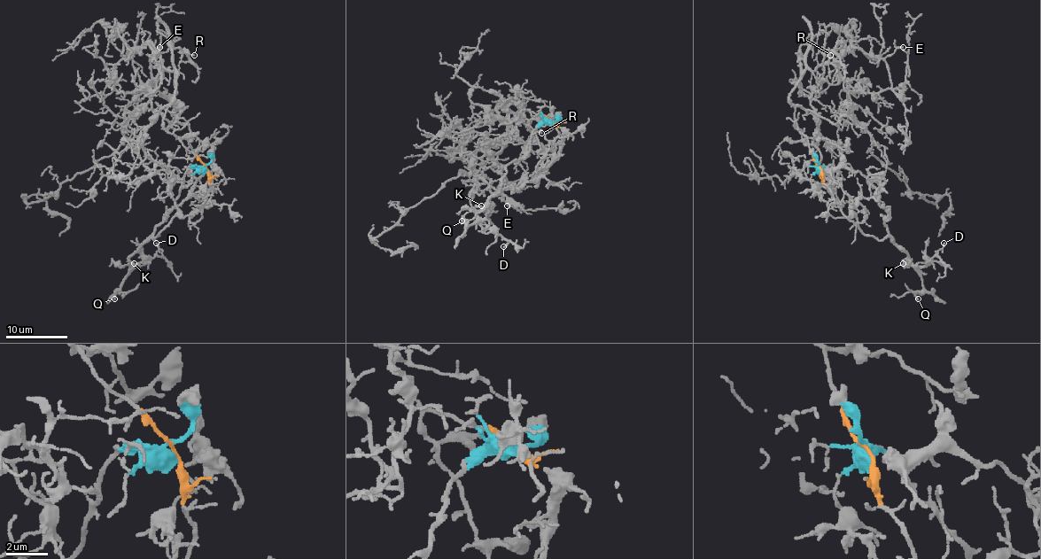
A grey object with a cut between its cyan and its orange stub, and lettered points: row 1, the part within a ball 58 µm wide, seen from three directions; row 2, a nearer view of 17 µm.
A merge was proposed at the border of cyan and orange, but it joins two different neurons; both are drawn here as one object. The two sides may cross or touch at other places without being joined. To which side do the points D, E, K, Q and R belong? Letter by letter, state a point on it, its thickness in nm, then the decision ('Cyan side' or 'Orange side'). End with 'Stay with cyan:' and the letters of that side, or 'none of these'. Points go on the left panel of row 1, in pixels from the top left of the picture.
D: Place: (156, 243). Thickness 150 nm. Cyan side
E: Place: (159, 47). Thickness 90 nm. Orange side
K: Place: (134, 263). Thickness 160 nm. Cyan side
Q: Place: (114, 298). Thickness 170 nm. Cyan side
R: Place: (194, 55). Thickness 120 nm. Orange side
Stay with cyan: D, K, Q

